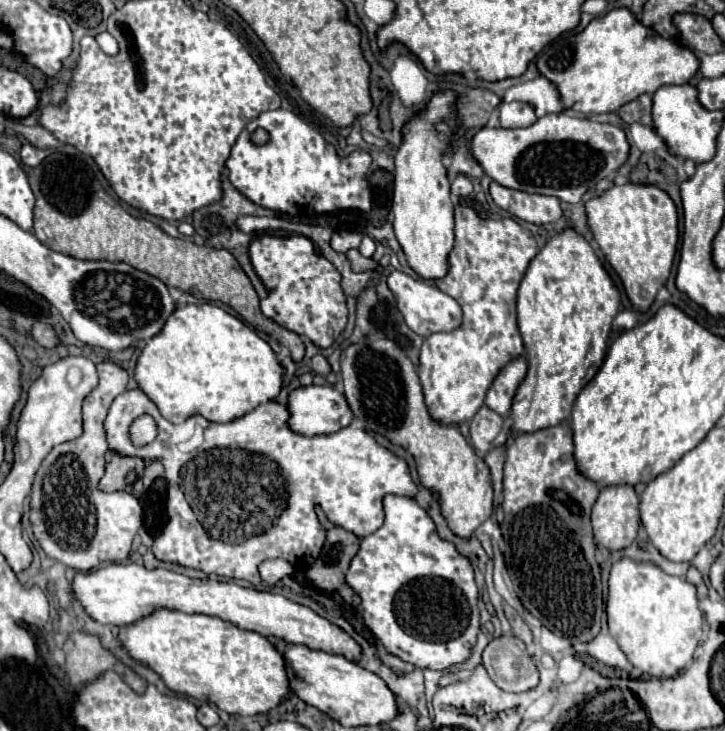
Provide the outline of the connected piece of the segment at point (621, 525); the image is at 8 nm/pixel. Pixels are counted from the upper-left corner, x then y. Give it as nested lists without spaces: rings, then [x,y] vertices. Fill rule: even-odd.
[[[609,486],[601,490],[591,512],[597,544],[605,546],[609,552],[633,544],[639,530],[637,502],[639,496],[631,486]]]

